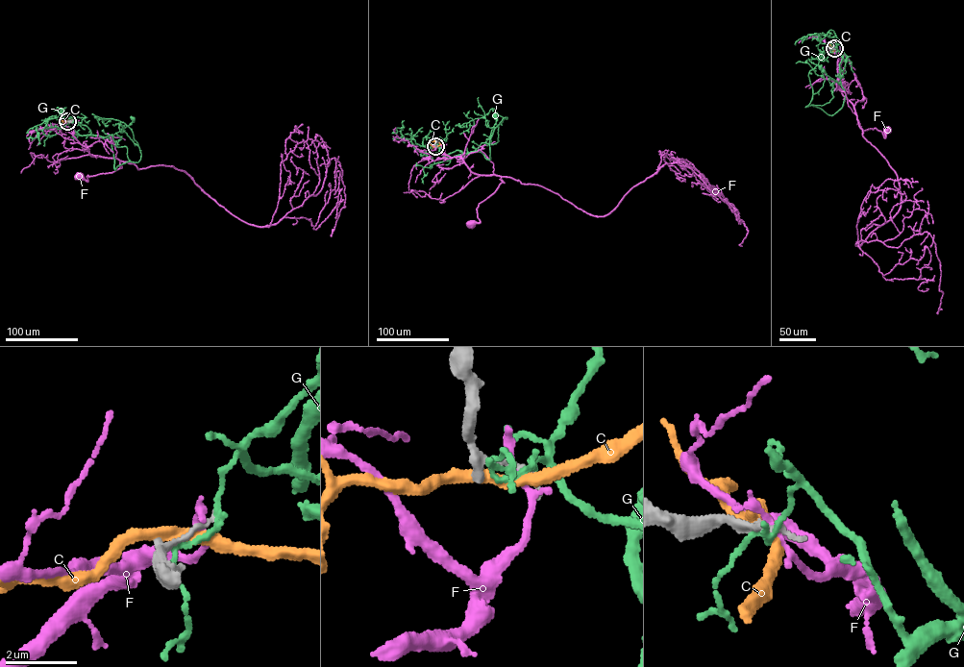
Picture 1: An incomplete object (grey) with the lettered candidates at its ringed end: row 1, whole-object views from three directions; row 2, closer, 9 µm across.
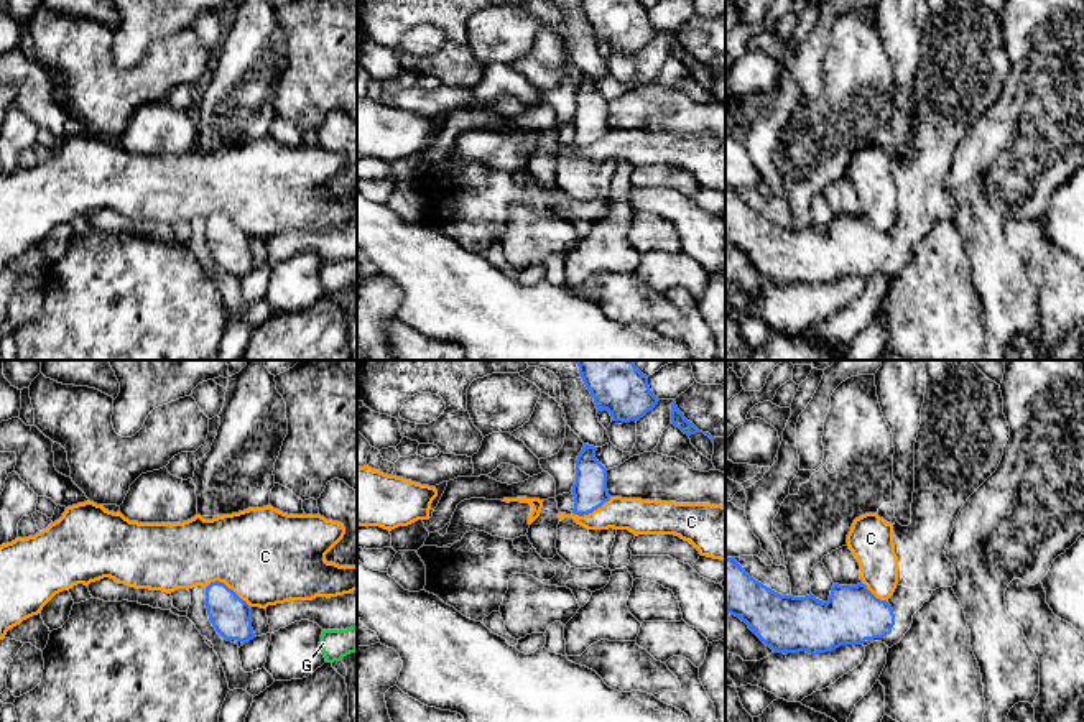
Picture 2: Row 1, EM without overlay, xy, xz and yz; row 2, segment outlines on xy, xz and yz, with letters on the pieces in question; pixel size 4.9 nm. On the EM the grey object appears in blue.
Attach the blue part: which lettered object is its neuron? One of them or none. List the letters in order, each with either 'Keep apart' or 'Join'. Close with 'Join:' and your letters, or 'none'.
C: Keep apart
F: Keep apart
G: Keep apart
Join: none

